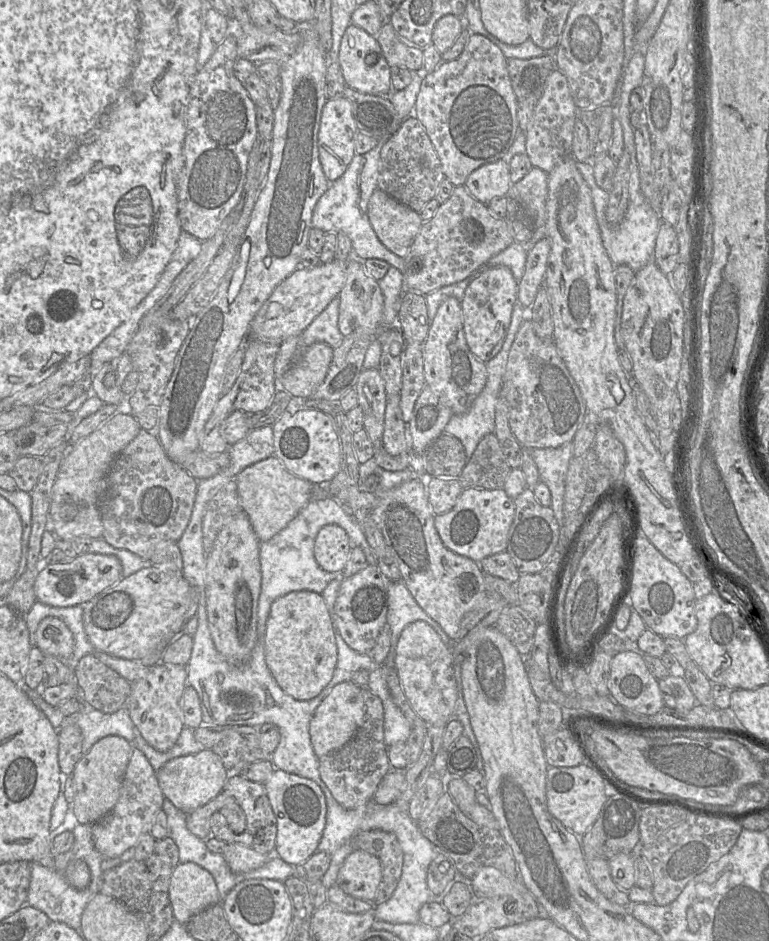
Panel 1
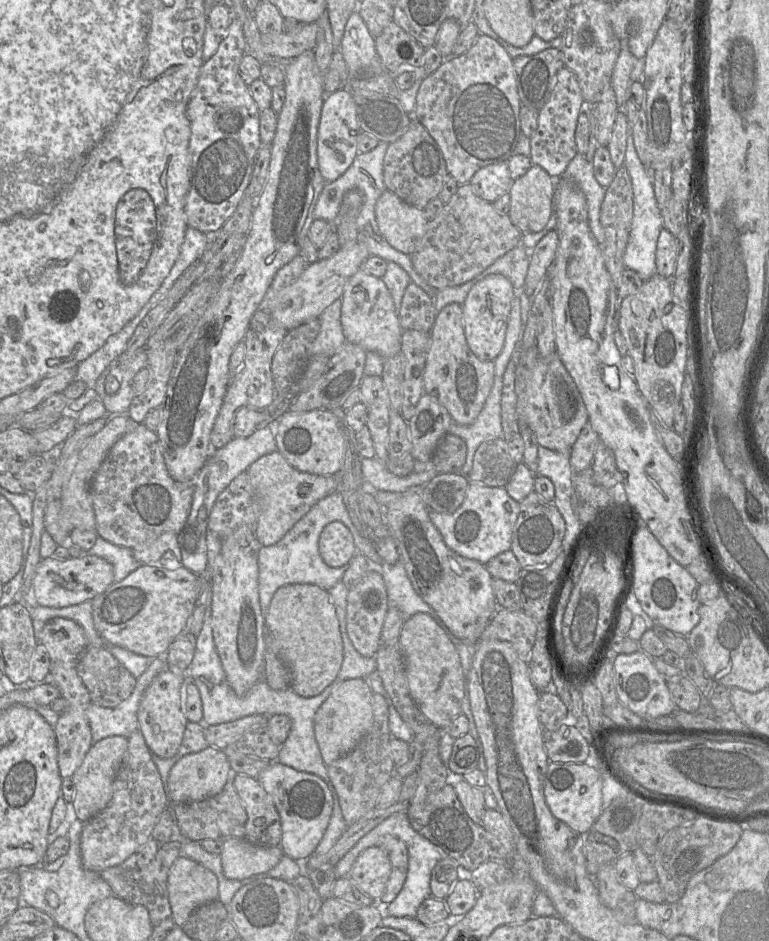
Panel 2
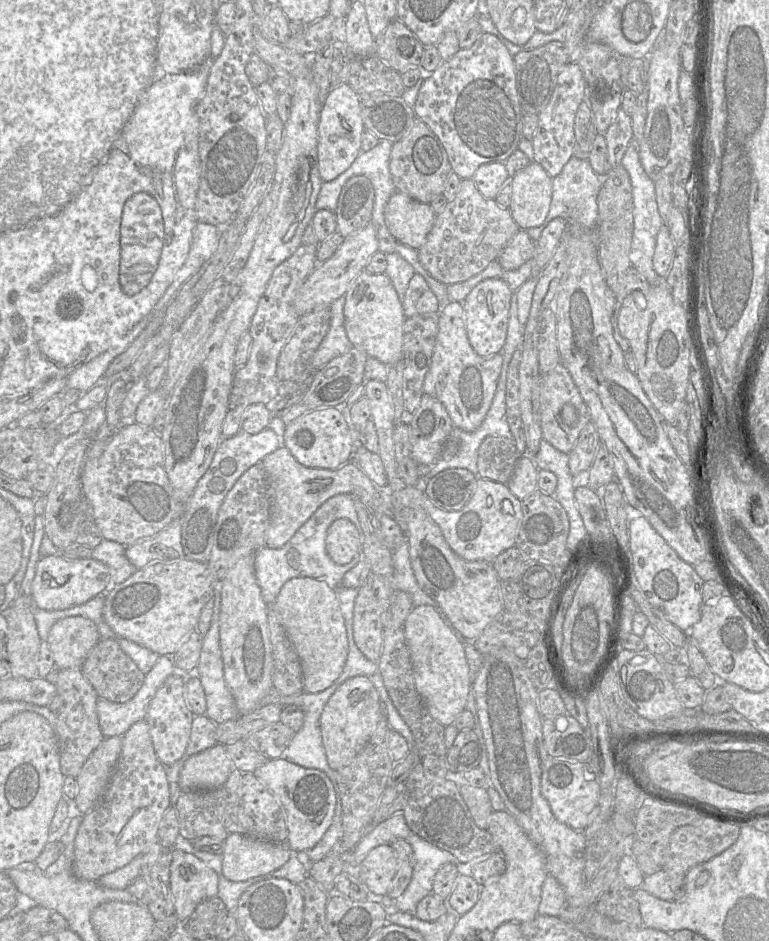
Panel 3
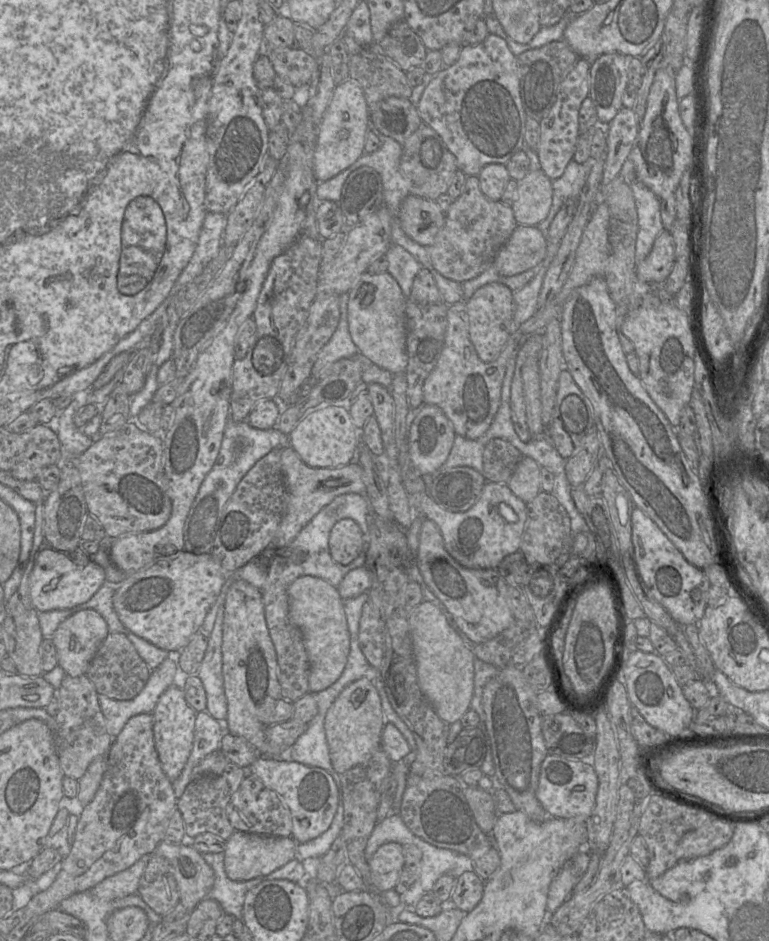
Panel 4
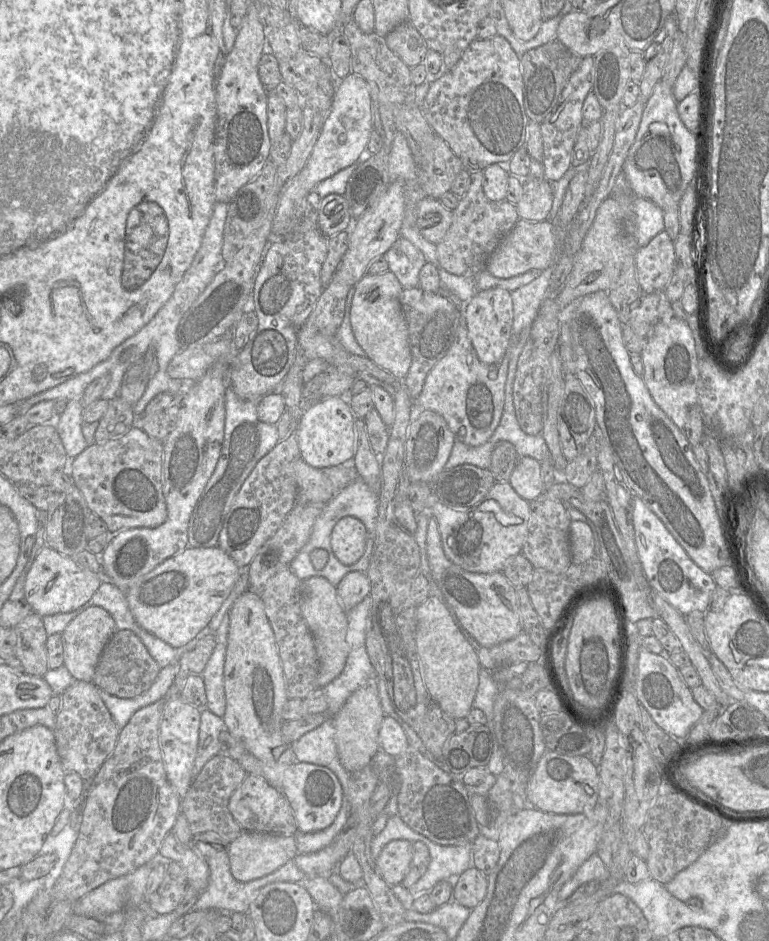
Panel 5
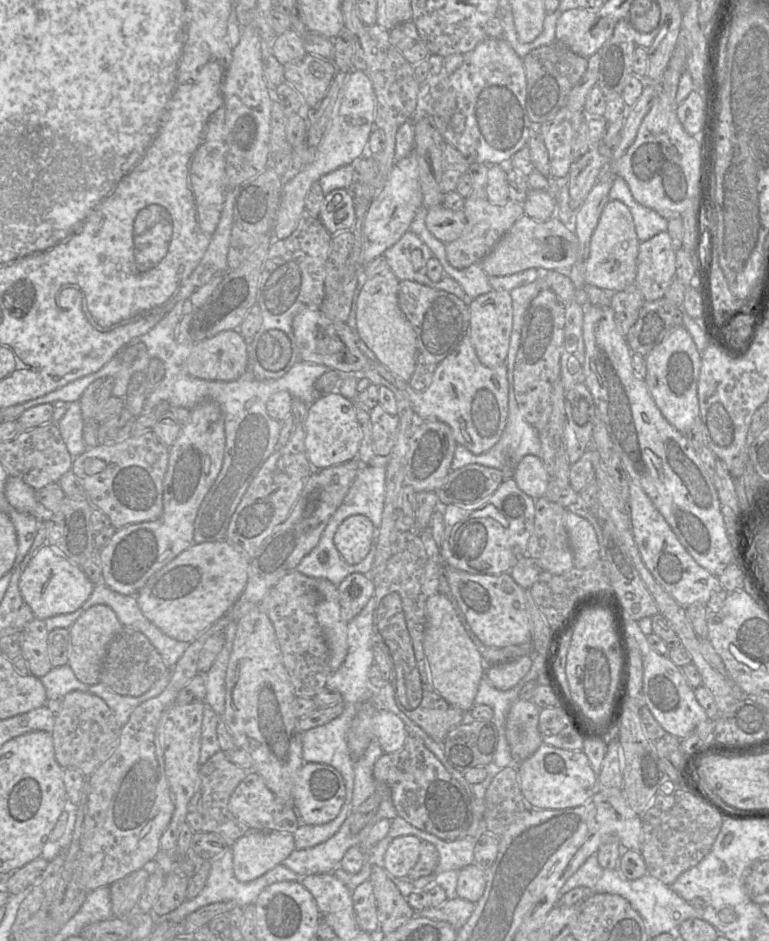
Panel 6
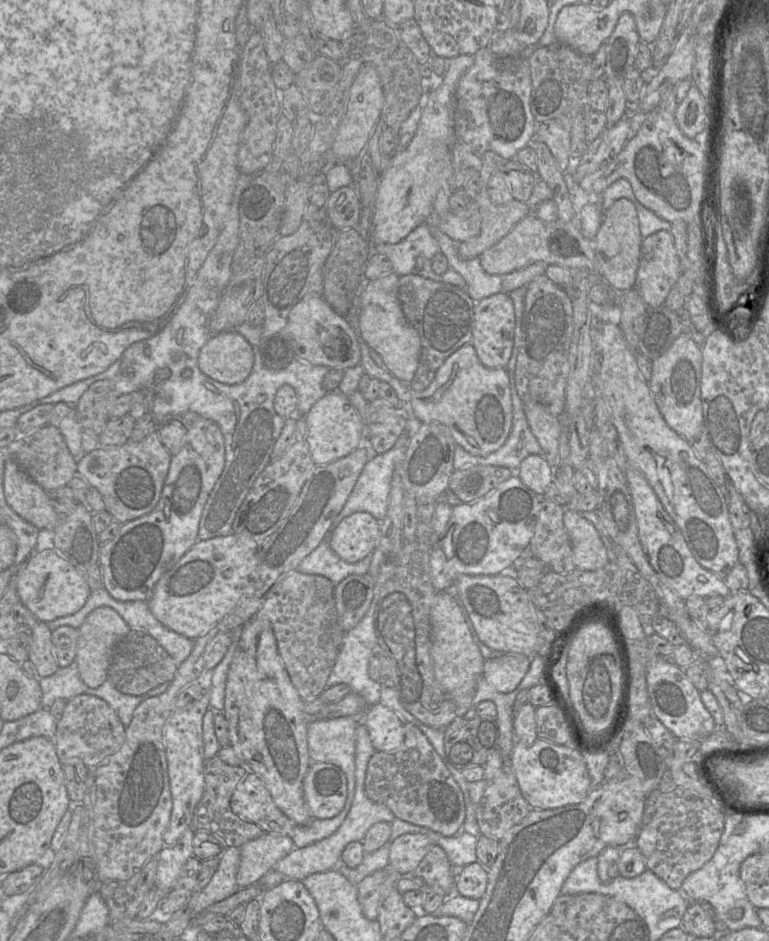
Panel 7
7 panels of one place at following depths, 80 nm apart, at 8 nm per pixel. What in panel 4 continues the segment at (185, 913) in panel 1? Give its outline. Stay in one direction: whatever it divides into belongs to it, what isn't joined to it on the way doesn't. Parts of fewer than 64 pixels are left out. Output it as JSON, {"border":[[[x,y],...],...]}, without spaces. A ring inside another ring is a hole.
{"border":[[[163,840],[155,851],[174,868],[180,903],[191,912],[212,889],[215,880],[213,869],[189,844]]]}

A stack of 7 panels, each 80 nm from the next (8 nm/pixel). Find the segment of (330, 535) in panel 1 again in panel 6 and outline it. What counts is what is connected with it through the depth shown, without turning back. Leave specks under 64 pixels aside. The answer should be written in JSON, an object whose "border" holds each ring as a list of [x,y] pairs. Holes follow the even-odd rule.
{"border":[[[361,514],[347,517],[334,534],[334,545],[343,560],[355,565],[368,554],[372,544],[376,543],[377,529],[370,519]]]}

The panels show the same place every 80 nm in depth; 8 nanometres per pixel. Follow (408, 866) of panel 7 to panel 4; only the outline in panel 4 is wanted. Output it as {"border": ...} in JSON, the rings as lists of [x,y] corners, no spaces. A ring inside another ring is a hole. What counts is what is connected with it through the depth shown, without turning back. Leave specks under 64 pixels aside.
{"border":[[[388,842],[381,845],[368,860],[371,886],[378,892],[394,889],[404,866],[403,845]]]}

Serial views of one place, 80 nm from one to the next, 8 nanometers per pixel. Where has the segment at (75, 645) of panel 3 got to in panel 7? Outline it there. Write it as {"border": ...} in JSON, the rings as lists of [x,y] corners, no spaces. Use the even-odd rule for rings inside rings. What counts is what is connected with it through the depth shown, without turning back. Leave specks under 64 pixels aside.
{"border":[[[102,606],[93,610],[78,628],[79,637],[75,662],[81,680],[90,688],[96,689],[108,678],[108,668],[116,643],[130,631],[123,618],[111,607]]]}

